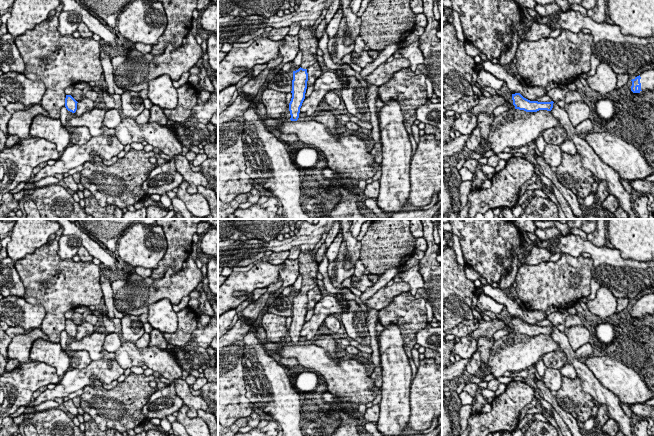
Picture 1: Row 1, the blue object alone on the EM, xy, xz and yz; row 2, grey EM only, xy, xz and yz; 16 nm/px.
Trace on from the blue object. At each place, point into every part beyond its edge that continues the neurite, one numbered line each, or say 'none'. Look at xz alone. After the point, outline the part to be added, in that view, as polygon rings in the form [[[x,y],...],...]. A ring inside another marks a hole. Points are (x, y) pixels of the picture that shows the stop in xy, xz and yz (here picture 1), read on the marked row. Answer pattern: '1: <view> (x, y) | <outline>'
1: xz (308, 43) | [[[312,27],[310,29],[300,28],[298,36],[299,50],[302,51],[302,63],[300,67],[307,69],[317,62],[315,55],[317,53],[319,40],[316,38]]]

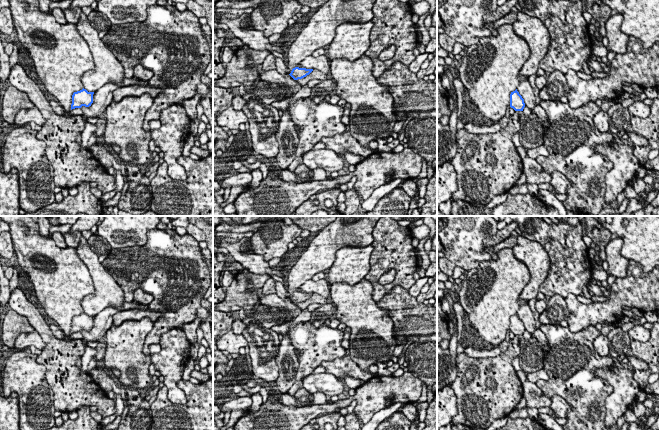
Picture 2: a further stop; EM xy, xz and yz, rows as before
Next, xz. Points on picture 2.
1: xz (281, 66) | [[[275,57],[276,71],[280,74],[290,74],[291,70],[288,69],[287,64],[283,61],[283,59],[279,57]]]

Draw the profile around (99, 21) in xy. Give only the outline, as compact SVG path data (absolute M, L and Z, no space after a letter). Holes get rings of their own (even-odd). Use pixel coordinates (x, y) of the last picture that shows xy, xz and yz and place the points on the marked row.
M97 10L92 11L88 16L88 21L90 25L98 31L99 38L103 38L104 35L109 31L111 28L111 22L108 17L100 13Z

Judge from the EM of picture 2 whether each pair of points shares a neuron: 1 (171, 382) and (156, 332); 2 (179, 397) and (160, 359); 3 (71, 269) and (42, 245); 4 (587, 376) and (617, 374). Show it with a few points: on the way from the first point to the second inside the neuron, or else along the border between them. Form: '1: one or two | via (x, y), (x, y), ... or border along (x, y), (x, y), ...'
1: two | border along (178, 328), (172, 328), (164, 332), (158, 342)
2: one | via (172, 388), (171, 370), (169, 368)
3: one | via (64, 267), (49, 252)
4: two | border along (598, 367), (595, 374), (604, 379), (614, 390)

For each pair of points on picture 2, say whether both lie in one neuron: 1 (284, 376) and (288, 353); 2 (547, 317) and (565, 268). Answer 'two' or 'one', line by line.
1: one
2: two

